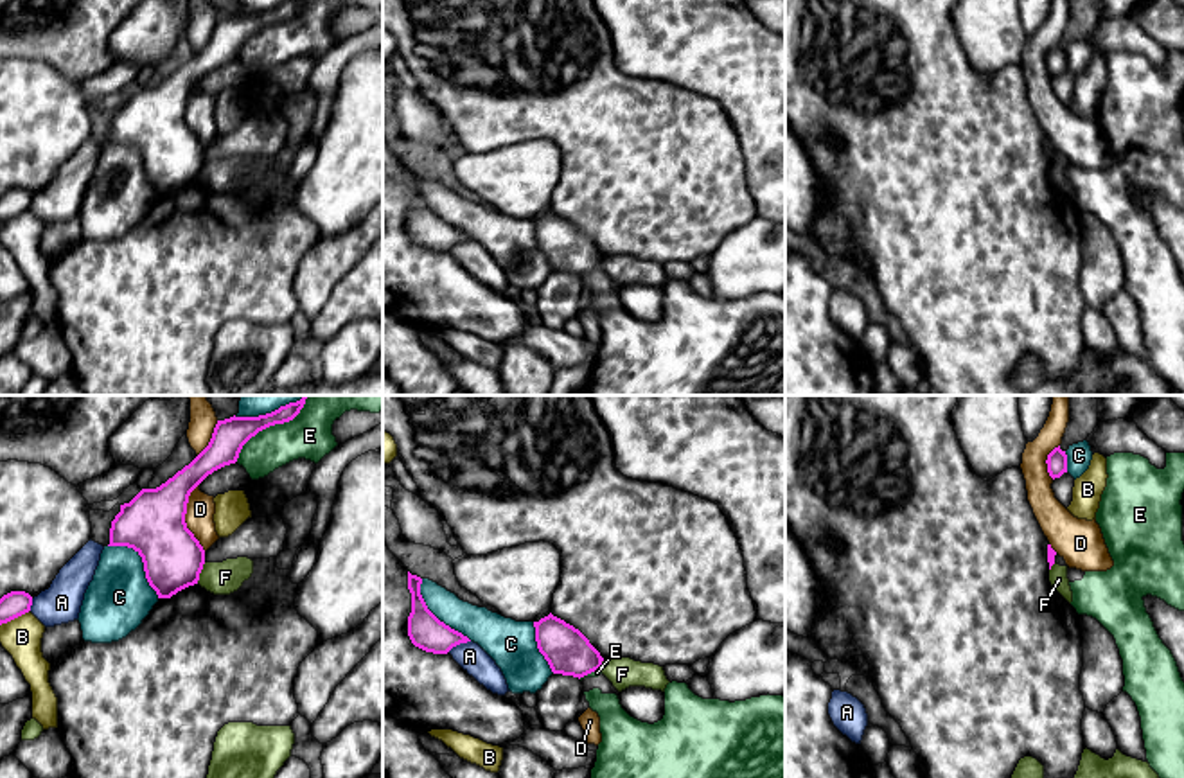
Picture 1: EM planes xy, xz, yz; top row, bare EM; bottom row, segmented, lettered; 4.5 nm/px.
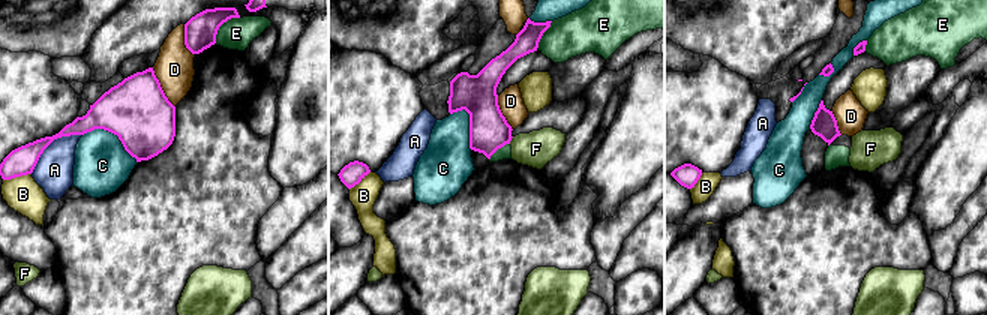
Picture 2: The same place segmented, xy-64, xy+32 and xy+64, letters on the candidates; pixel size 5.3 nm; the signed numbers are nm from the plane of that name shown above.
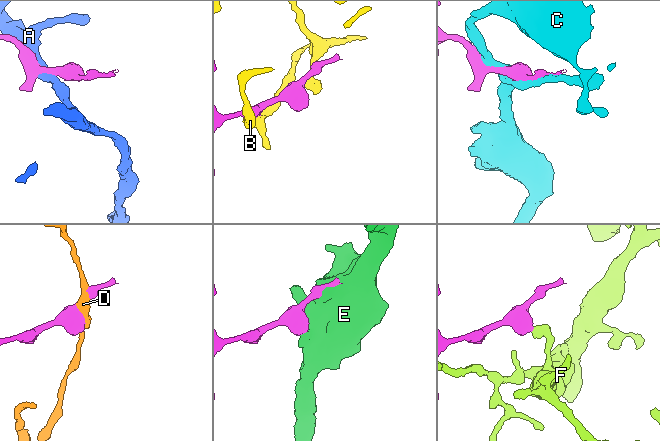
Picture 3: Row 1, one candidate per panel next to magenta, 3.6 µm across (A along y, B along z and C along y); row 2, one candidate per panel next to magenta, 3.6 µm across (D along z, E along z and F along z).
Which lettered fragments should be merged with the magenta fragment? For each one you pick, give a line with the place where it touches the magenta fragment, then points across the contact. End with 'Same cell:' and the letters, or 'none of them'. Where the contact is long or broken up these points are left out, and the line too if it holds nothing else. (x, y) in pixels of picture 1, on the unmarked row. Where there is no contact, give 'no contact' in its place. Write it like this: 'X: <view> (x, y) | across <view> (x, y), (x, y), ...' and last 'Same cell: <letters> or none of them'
Same cell: none of them

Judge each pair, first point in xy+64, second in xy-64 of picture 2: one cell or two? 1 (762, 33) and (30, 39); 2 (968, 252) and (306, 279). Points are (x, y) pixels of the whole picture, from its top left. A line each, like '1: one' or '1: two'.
1: one
2: two

